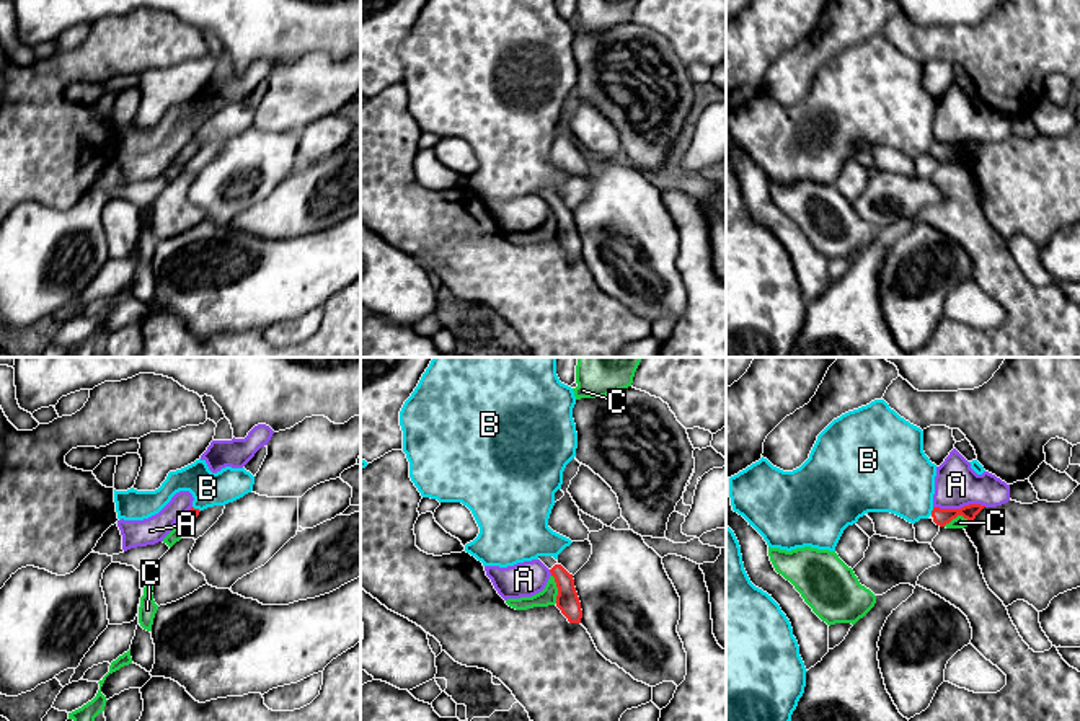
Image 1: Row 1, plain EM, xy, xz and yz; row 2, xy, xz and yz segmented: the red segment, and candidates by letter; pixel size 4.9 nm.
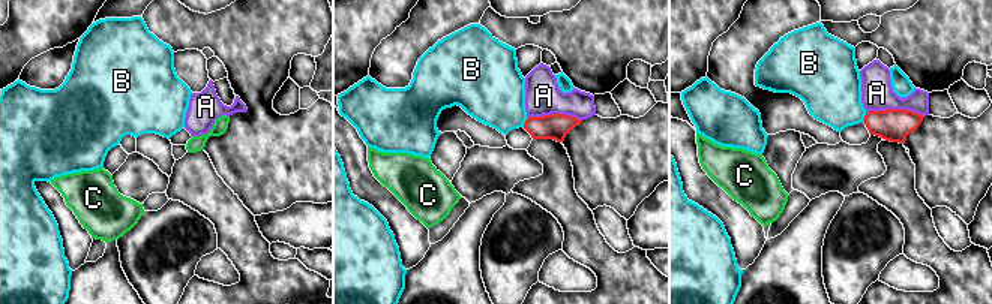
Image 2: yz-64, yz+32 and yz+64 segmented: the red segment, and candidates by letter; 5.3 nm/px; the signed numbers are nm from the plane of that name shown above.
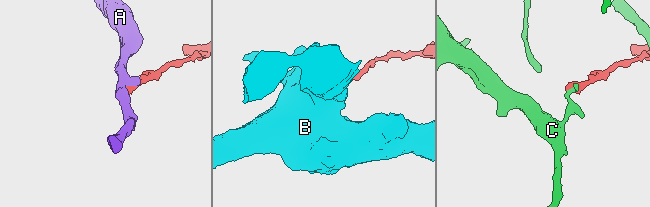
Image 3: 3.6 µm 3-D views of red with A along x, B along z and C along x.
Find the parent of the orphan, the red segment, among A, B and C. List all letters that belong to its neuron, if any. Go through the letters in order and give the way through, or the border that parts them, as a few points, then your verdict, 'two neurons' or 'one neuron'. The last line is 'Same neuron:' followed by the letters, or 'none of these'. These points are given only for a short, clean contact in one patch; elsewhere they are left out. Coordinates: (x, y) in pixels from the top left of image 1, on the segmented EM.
A: border along yz (986, 506), (933, 508); two neurons
B: two neurons
C: border along xz (552, 575), (557, 584), (557, 602); two neurons
Same neuron: none of these

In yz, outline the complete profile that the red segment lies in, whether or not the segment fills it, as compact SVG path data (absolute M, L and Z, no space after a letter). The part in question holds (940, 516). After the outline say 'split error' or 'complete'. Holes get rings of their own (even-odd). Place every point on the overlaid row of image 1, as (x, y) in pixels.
M969 504L964 506L961 509L940 509L940 507L933 507L932 511L932 517L933 522L940 527L945 527L946 524L949 524L953 519L956 519L958 515L963 515L964 519L967 519L971 524L974 522L976 515L984 509L985 506L980 504Z; complete

